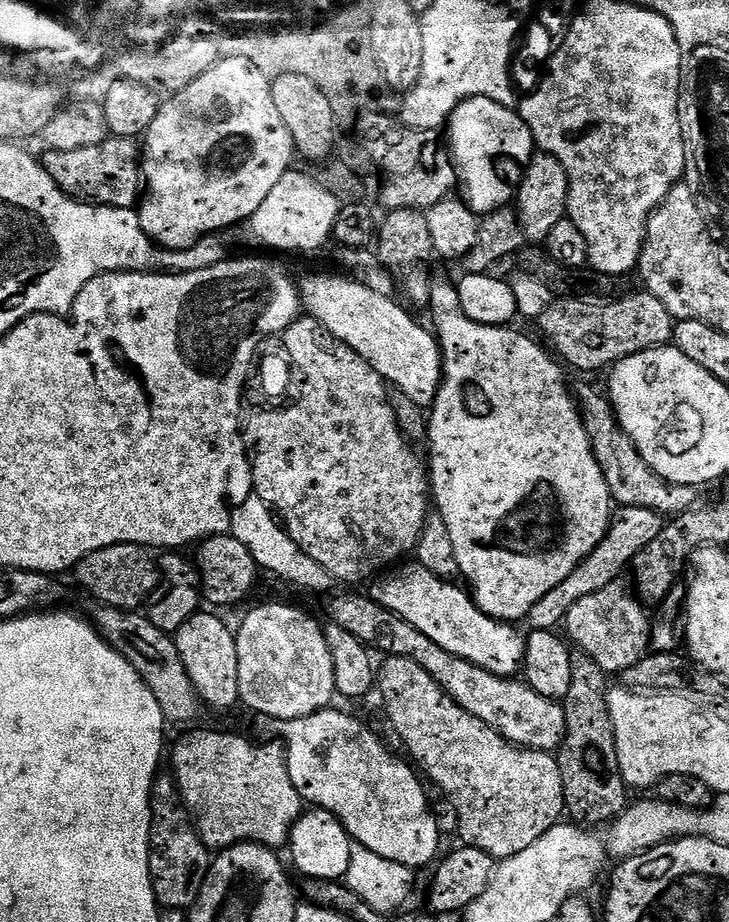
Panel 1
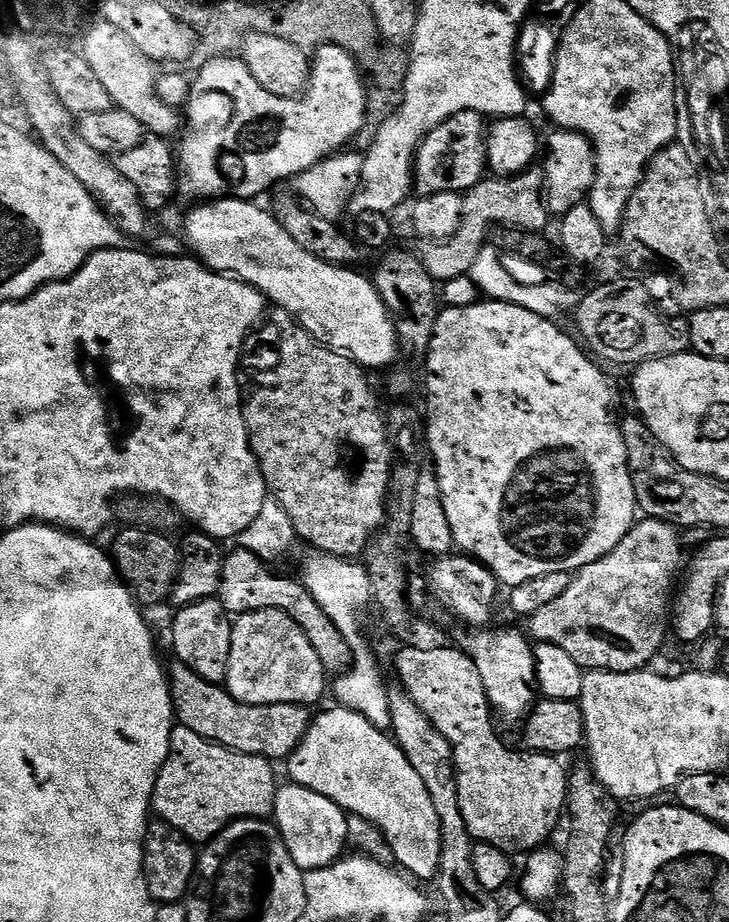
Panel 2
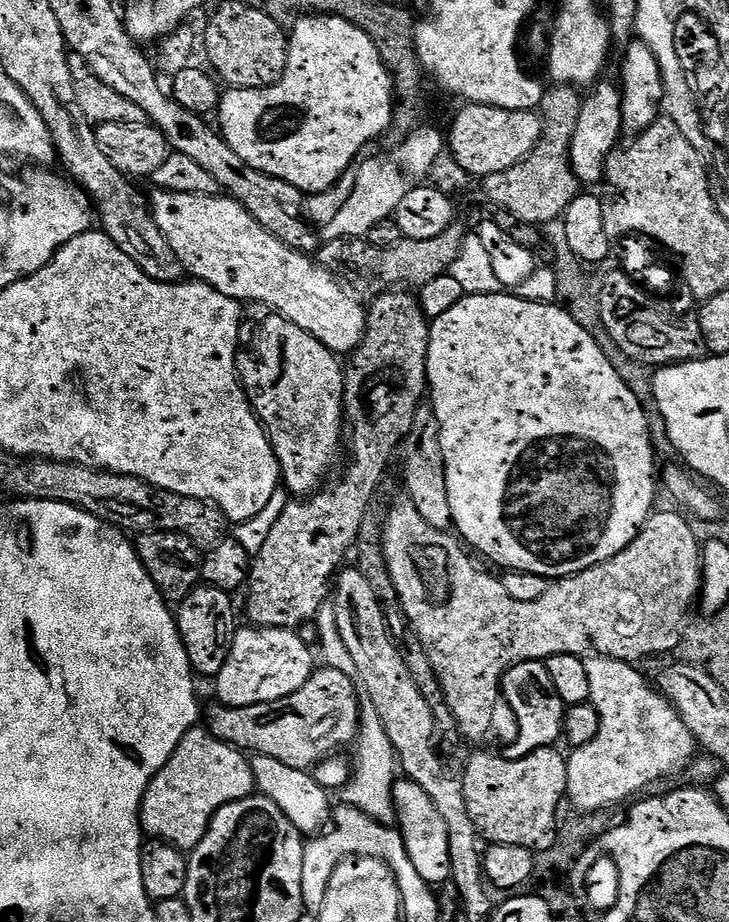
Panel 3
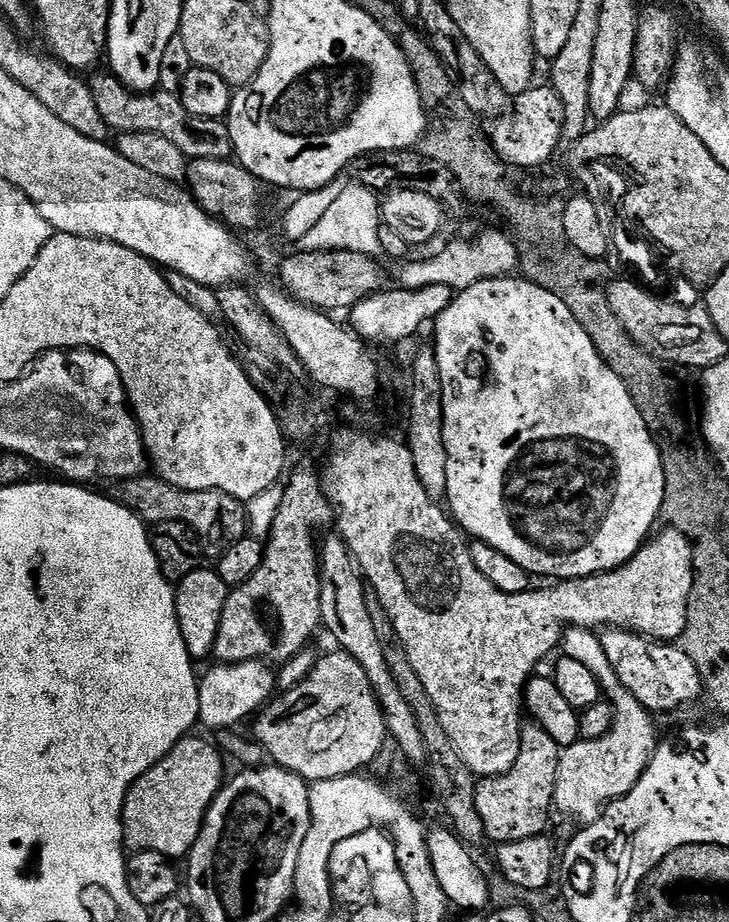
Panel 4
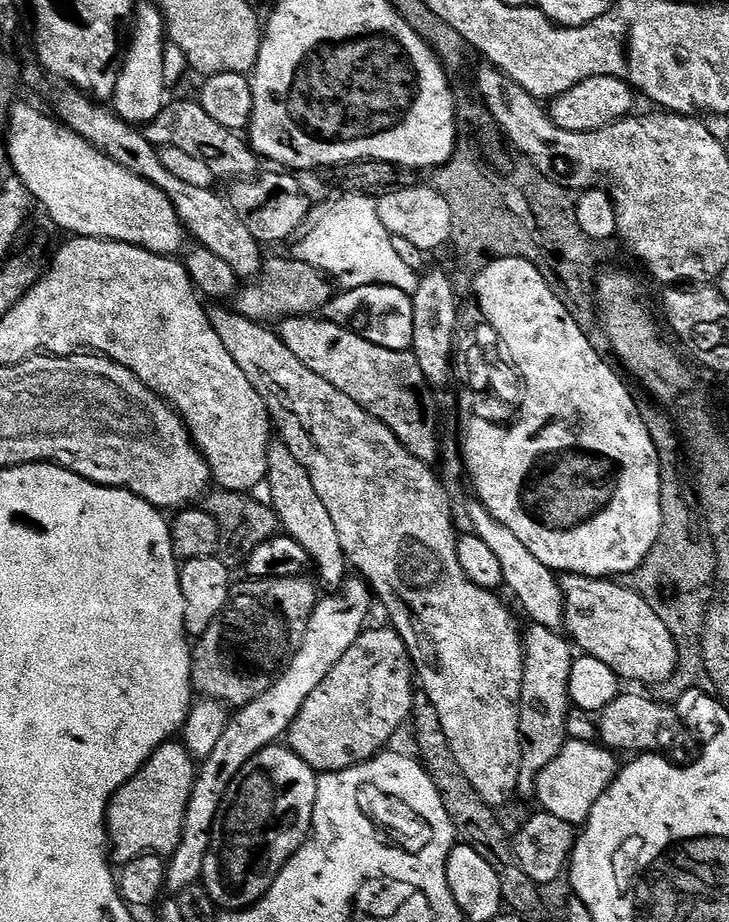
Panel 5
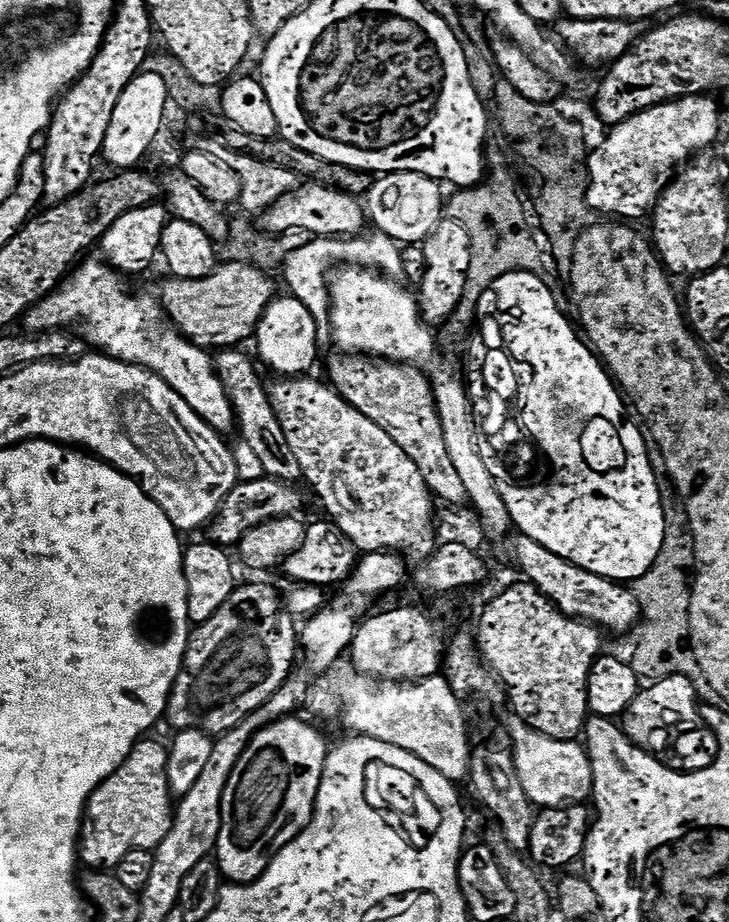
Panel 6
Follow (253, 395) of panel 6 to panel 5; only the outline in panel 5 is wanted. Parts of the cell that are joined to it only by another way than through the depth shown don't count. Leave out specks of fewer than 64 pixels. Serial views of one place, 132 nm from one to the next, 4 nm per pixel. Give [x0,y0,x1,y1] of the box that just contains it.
[266,442,350,590]

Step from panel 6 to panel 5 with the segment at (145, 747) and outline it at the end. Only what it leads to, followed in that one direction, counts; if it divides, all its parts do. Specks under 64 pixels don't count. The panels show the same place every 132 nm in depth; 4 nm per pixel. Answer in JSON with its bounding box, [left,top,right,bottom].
[108,742,198,866]

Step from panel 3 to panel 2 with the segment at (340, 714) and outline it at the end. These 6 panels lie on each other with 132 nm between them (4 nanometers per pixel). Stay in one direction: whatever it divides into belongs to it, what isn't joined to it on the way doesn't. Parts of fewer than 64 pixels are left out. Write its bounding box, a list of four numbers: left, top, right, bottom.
[166,659,313,762]

